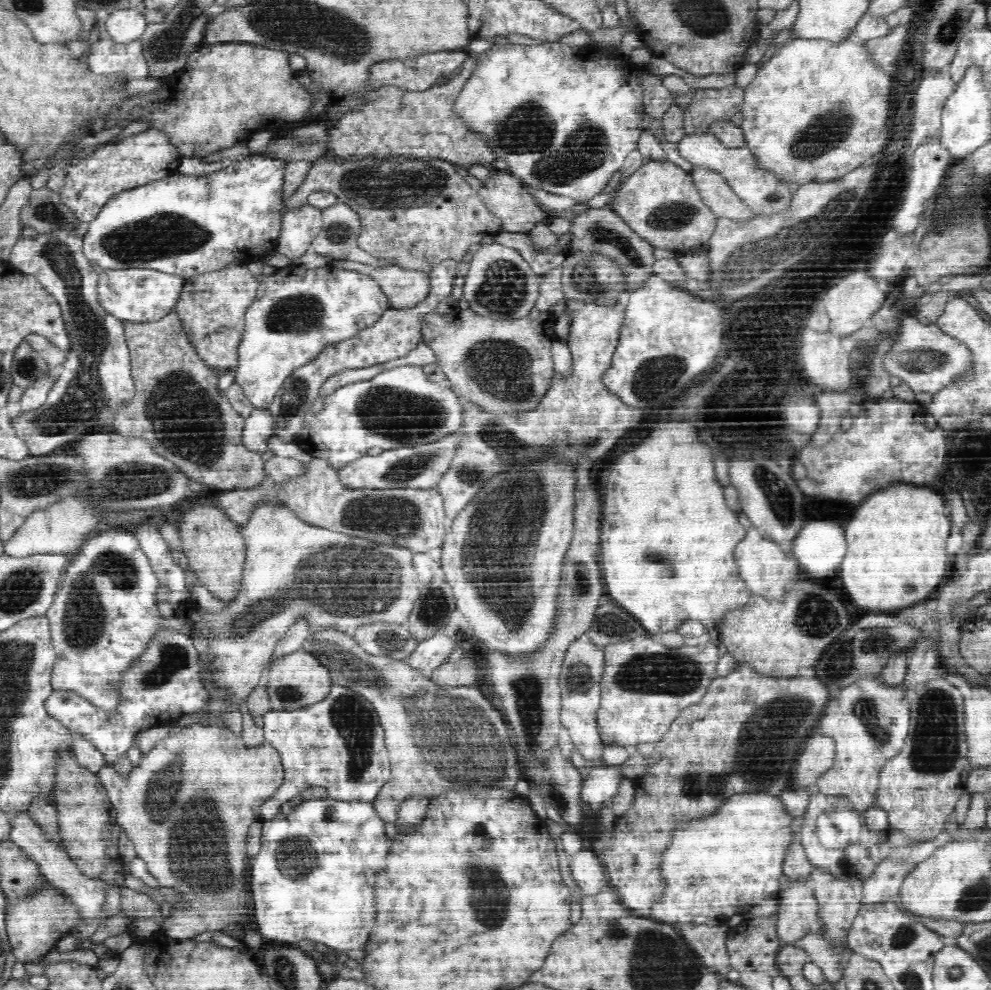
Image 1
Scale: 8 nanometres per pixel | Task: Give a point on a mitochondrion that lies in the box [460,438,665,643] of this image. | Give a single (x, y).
(580, 584)

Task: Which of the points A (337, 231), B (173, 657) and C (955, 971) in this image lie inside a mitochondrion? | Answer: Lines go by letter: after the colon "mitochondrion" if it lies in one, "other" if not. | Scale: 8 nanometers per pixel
A: mitochondrion
B: mitochondrion
C: mitochondrion

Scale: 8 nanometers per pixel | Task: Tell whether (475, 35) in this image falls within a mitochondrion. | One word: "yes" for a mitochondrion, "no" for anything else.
no

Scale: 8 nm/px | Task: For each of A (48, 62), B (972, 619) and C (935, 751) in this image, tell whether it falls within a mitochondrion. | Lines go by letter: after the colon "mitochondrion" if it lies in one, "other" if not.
A: other
B: other
C: mitochondrion

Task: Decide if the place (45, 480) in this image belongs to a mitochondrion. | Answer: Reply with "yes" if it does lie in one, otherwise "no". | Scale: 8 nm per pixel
yes

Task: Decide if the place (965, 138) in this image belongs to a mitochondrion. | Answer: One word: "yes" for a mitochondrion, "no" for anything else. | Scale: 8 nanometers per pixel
no

